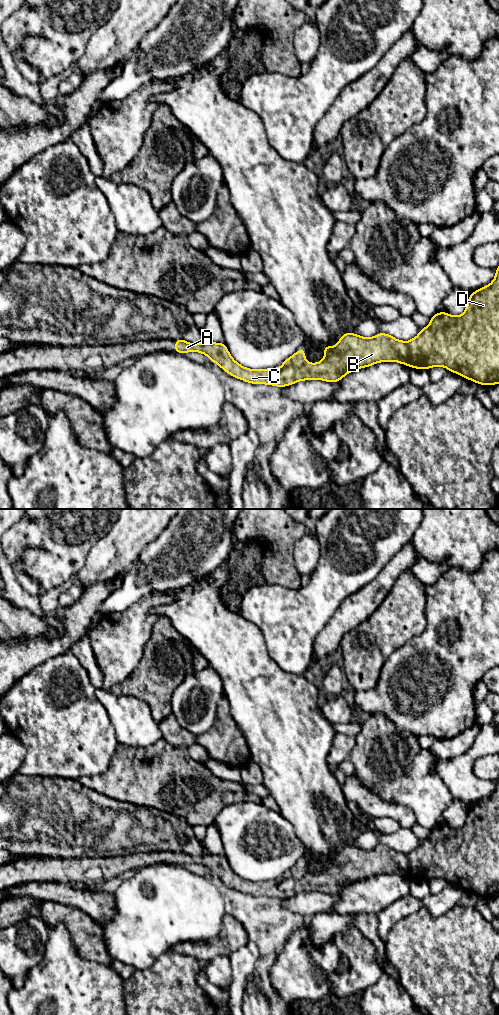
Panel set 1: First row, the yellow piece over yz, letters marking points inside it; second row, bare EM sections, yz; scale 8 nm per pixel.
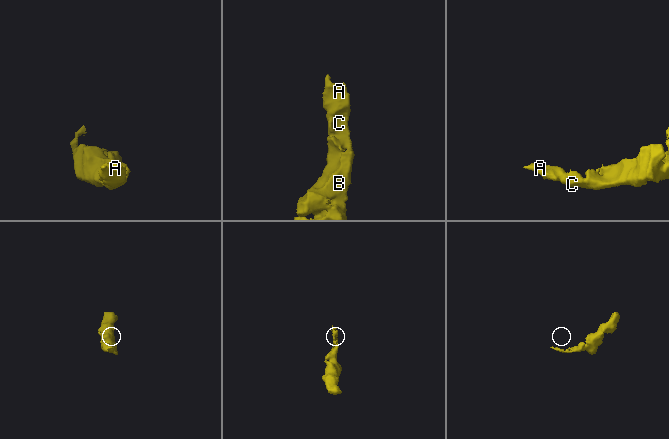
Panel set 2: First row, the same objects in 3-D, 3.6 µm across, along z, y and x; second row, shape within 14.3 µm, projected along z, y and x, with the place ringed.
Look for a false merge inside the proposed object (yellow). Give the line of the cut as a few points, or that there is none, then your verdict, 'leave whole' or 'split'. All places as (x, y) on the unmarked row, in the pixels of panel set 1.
no cut | leave whole

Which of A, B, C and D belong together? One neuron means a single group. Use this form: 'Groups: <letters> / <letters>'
Groups: A B C D

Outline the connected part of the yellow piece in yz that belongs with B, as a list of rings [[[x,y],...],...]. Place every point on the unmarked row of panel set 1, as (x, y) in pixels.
[[[499,778],[496,780],[496,788],[491,796],[470,807],[466,822],[461,828],[452,828],[441,823],[431,829],[429,839],[420,840],[419,847],[408,854],[397,852],[386,845],[364,850],[346,844],[335,859],[323,859],[325,870],[319,875],[309,876],[304,870],[306,862],[301,860],[286,871],[279,881],[258,882],[248,881],[238,876],[231,869],[224,855],[204,852],[200,856],[191,856],[180,850],[176,851],[176,865],[185,866],[190,863],[207,867],[210,873],[217,875],[232,889],[252,896],[268,896],[277,899],[290,898],[310,891],[338,894],[349,884],[383,873],[395,873],[408,877],[410,880],[427,882],[433,878],[442,878],[477,896],[494,897],[499,895]]]

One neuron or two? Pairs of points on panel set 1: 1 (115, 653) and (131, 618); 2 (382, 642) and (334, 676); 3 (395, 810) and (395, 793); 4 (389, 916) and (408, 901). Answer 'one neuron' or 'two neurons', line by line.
1: one neuron
2: two neurons
3: two neurons
4: one neuron

